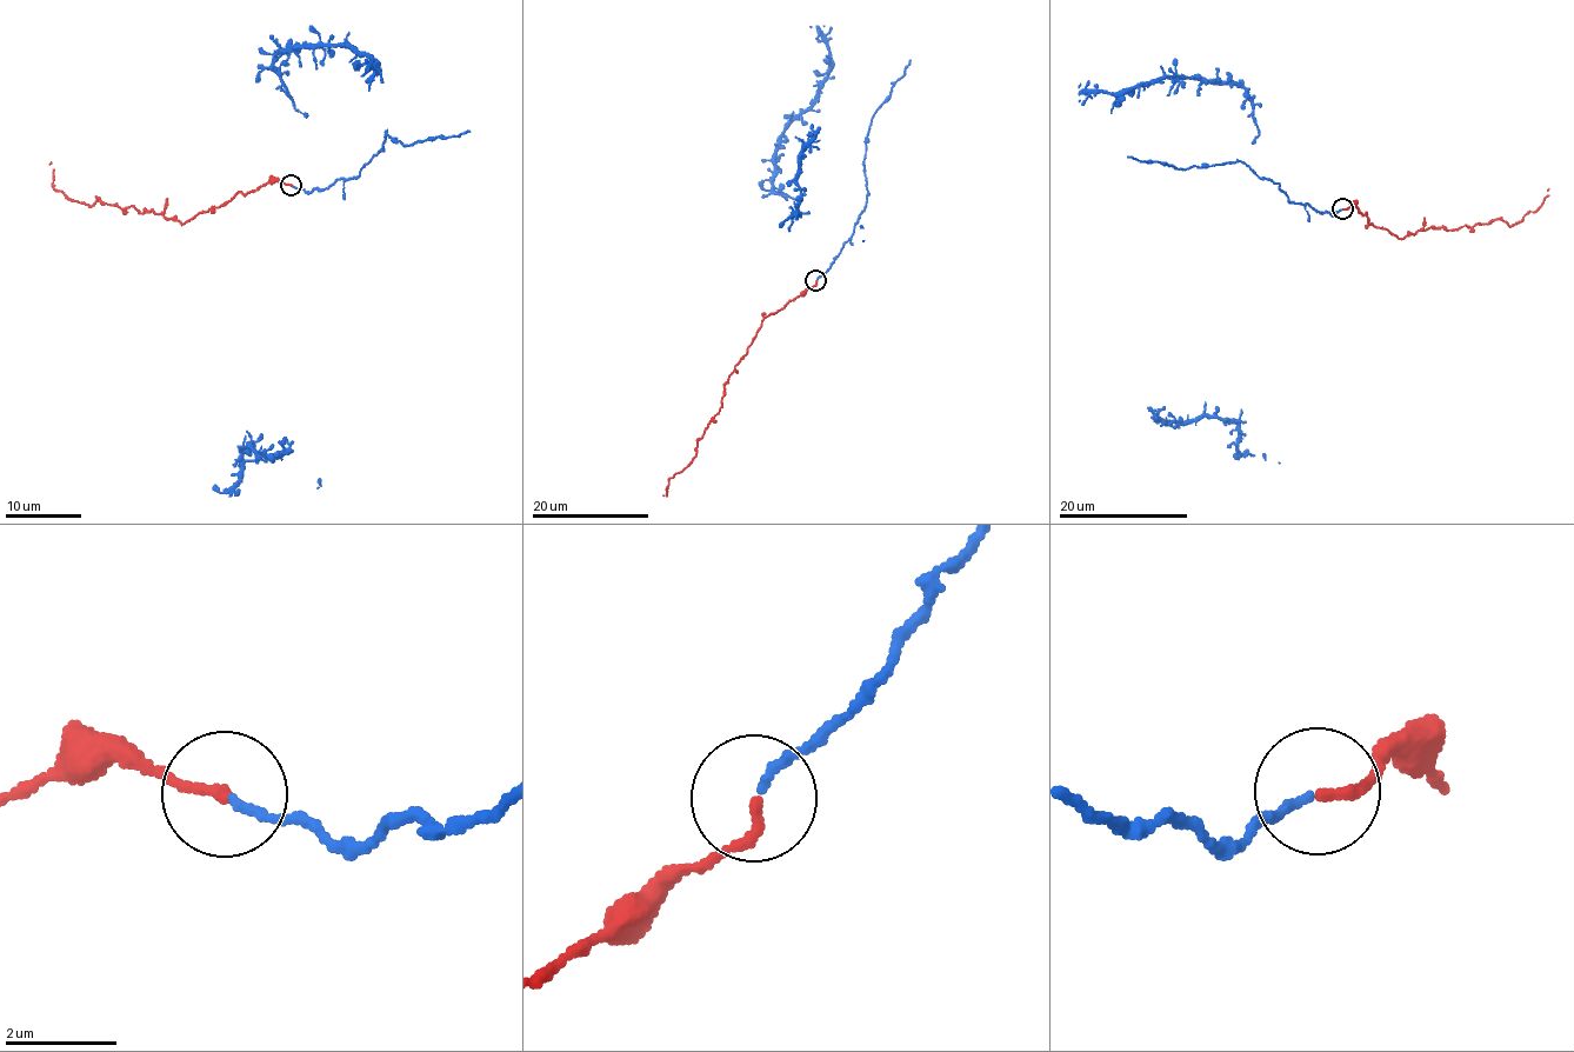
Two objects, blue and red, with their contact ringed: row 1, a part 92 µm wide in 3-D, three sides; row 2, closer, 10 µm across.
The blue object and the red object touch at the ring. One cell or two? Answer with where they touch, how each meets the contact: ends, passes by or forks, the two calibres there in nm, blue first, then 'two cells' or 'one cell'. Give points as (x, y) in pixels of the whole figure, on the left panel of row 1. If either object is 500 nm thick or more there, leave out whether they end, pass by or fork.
(291, 185) | blue ends | red ends | 150/200 nm | one cell

